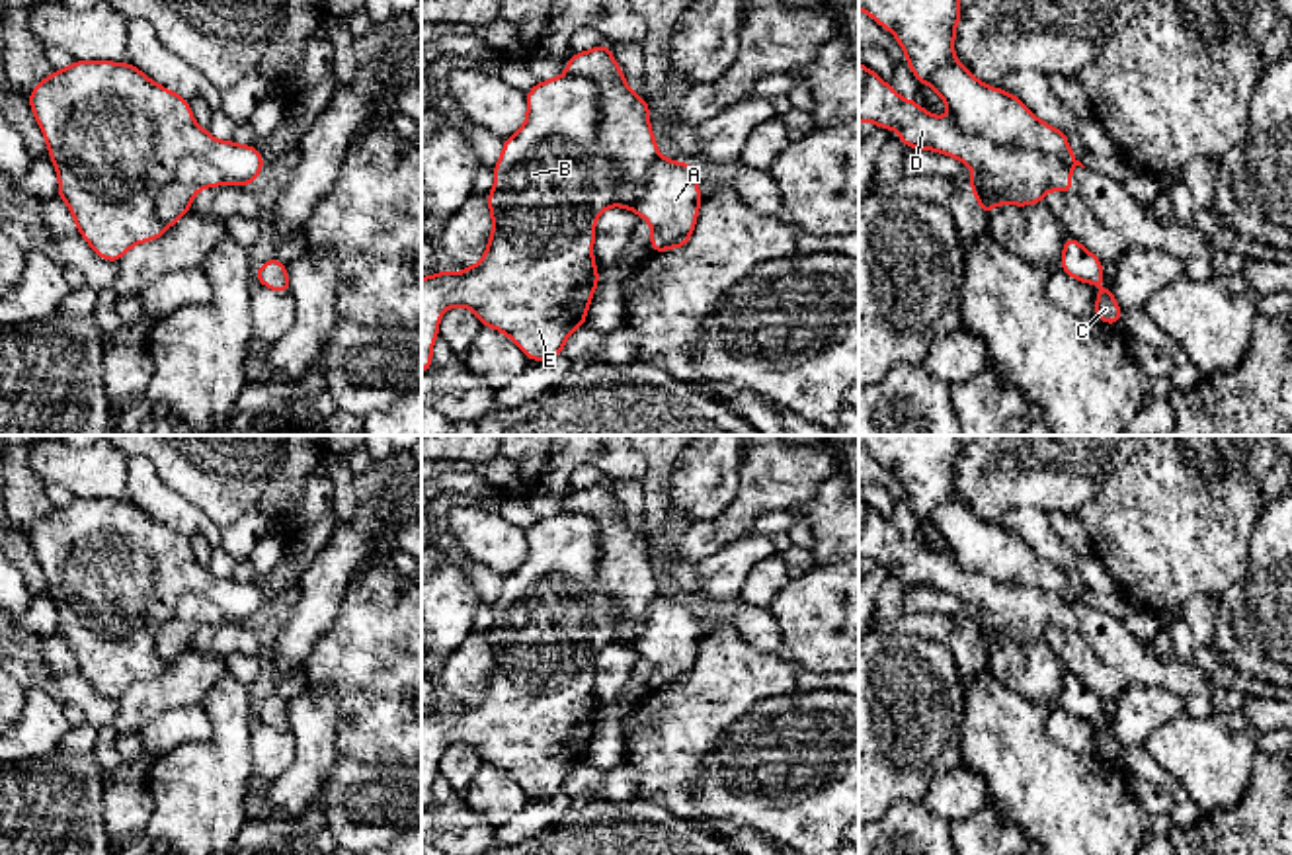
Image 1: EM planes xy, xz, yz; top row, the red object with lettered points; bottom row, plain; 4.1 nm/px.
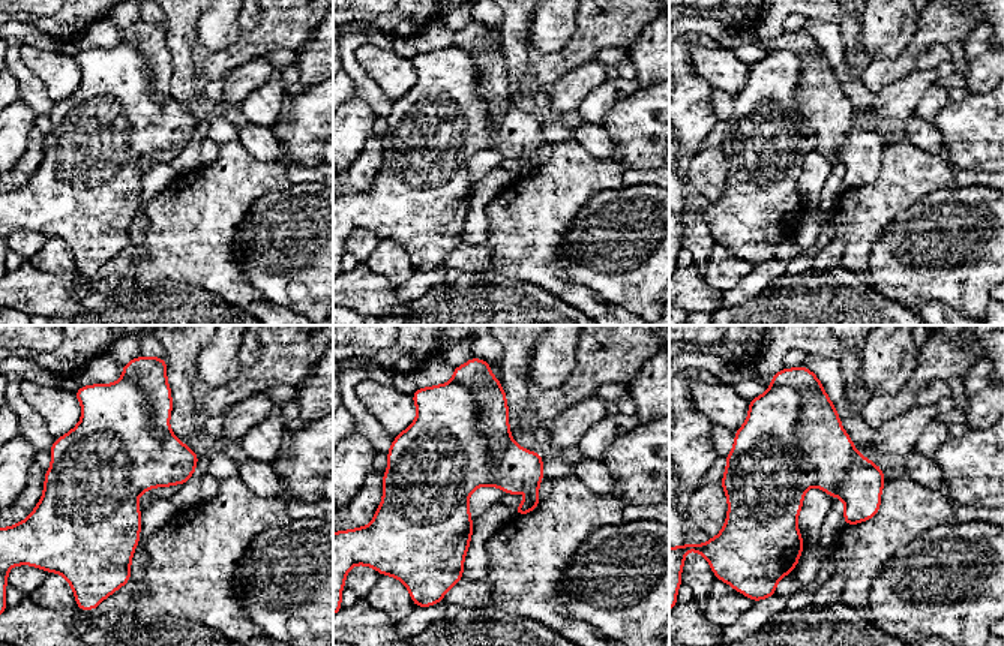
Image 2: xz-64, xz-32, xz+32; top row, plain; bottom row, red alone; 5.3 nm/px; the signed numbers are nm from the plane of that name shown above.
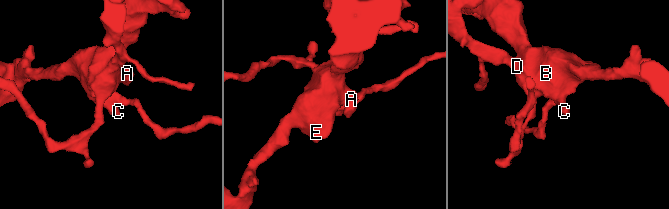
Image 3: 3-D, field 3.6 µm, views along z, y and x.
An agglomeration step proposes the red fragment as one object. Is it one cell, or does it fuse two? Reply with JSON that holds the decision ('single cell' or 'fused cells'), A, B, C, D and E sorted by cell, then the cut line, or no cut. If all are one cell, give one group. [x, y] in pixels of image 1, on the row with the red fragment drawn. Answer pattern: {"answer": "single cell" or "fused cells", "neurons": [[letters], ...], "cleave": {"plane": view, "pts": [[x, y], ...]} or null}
{"answer": "fused cells", "neurons": [["A", "B", "C", "E"], ["D"]], "cleave": {"plane": "xz", "pts": [[566, 71], [596, 88], [598, 149], [619, 184], [617, 203]]}}

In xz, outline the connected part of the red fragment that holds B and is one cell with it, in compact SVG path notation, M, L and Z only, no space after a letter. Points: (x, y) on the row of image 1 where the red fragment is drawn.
M562 74L525 94L527 119L504 141L496 183L486 195L492 236L478 265L463 273L439 269L422 277L422 373L431 369L431 346L449 306L470 308L482 326L505 334L529 361L564 353L568 336L585 326L599 283L593 262L595 219L619 201L613 162L597 150L599 100L589 78Z

